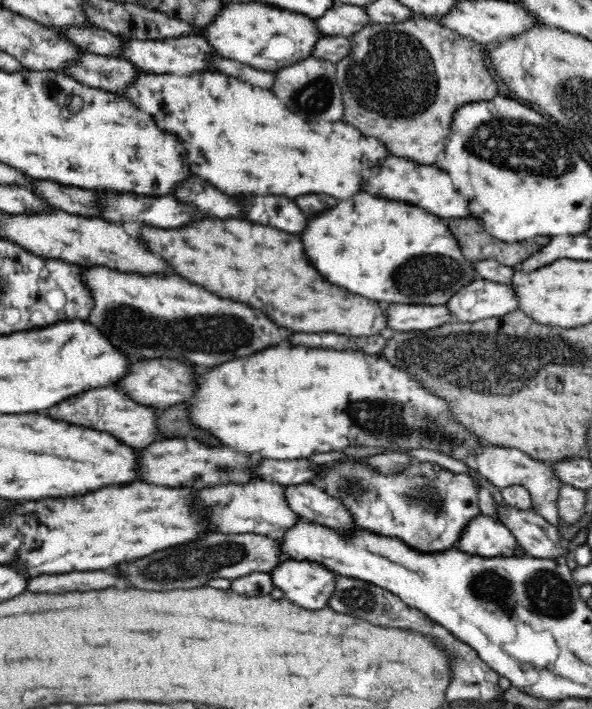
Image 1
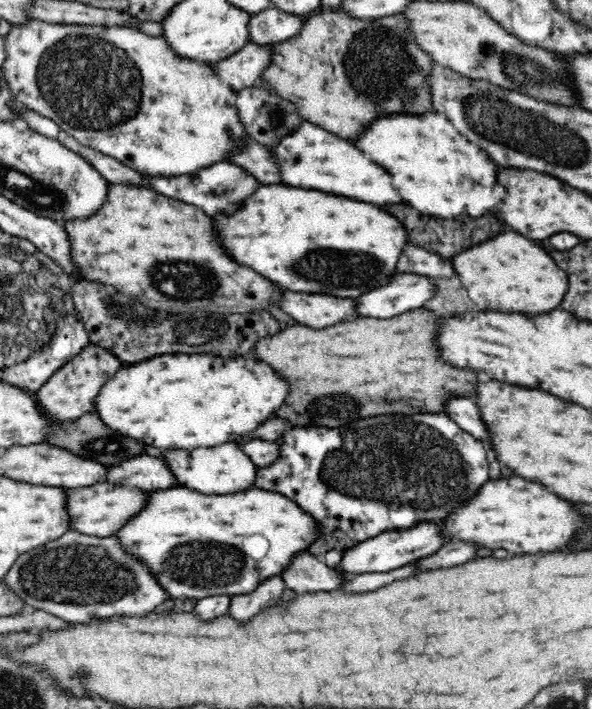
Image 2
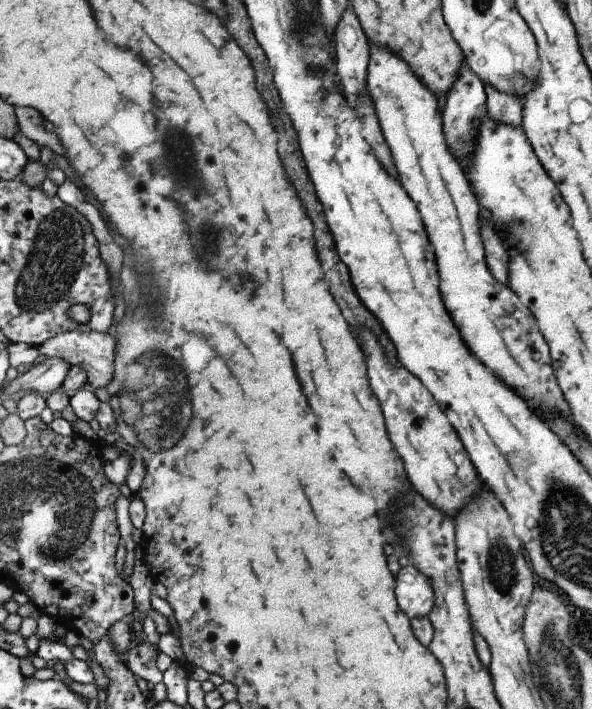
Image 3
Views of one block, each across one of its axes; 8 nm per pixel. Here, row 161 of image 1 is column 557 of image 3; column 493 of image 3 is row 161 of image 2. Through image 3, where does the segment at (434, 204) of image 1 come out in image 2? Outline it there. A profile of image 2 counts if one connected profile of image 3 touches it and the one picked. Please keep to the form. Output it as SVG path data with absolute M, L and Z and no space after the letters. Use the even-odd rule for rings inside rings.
M302 122L300 128L288 136L284 136L276 148L282 180L290 186L300 186L308 190L324 190L338 196L348 196L362 202L372 202L376 206L402 204L404 198L400 190L392 182L392 174L388 174L380 164L368 160L356 146L338 138L336 134L316 126L312 122Z

